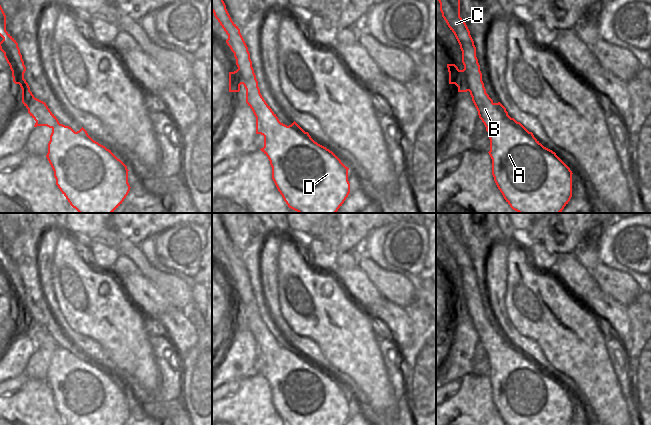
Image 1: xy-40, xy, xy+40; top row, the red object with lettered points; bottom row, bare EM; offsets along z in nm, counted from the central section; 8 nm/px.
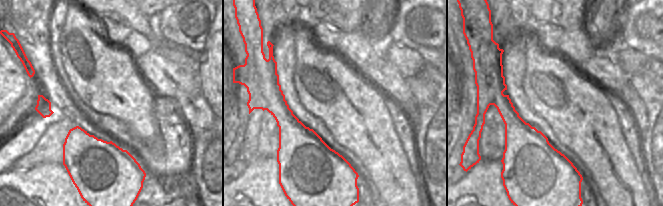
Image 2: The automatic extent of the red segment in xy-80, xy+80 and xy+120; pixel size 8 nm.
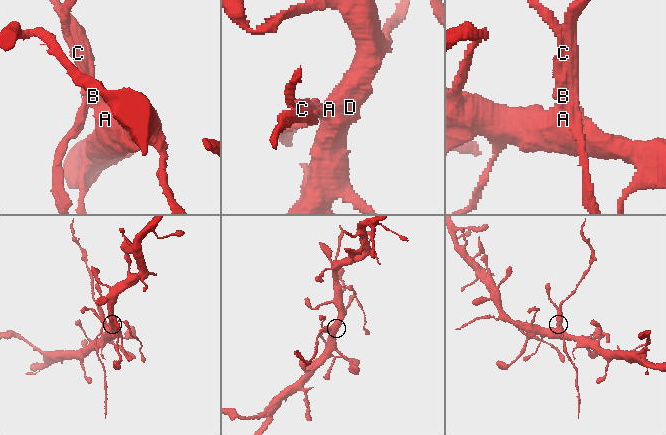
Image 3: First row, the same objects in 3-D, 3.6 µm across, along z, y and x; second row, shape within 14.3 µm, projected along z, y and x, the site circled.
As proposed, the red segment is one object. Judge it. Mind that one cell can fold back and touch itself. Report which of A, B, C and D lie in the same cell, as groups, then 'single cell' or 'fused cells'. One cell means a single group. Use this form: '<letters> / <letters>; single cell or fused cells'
A D / B C; fused cells

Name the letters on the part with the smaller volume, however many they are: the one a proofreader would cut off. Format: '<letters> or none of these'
B, C.

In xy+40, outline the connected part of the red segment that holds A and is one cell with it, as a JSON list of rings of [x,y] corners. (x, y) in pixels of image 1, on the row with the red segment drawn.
[[[509,118],[488,134],[494,181],[518,213],[561,213],[572,197],[572,171],[520,122]]]

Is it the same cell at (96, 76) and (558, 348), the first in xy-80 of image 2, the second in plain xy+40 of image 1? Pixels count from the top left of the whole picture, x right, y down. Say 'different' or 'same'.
same

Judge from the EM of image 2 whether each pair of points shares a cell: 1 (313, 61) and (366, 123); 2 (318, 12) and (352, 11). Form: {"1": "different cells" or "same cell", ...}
{"1": "same cell", "2": "same cell"}

